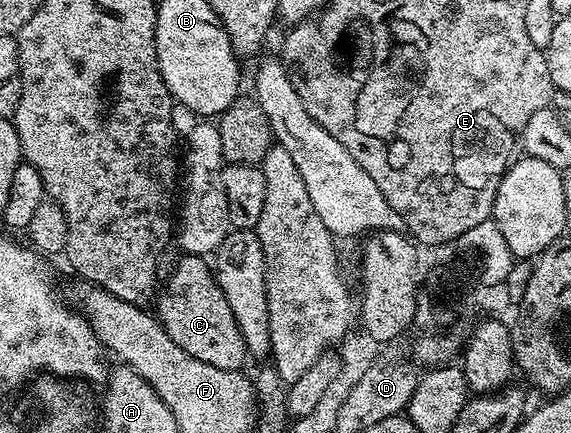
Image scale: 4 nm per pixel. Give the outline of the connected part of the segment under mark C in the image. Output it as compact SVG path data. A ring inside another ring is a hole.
M184 253L180 258L175 271L167 278L167 290L160 289L157 294L160 324L169 332L173 344L185 348L189 356L197 356L197 360L205 360L205 364L213 364L213 368L243 370L243 361L249 358L245 340L225 293L218 286L214 269L203 256Z

